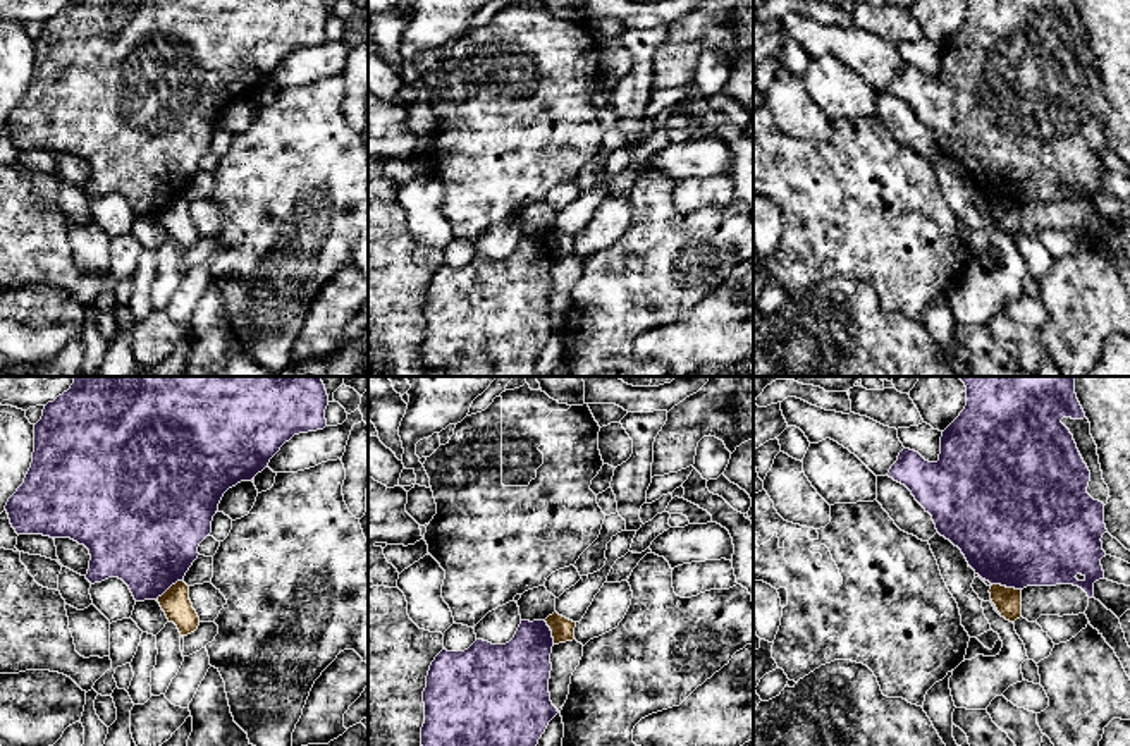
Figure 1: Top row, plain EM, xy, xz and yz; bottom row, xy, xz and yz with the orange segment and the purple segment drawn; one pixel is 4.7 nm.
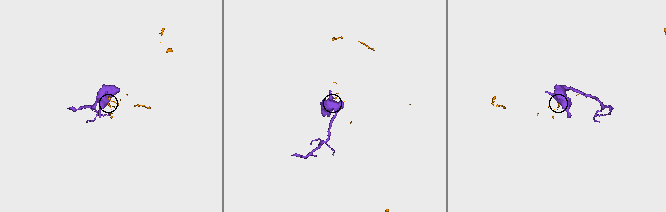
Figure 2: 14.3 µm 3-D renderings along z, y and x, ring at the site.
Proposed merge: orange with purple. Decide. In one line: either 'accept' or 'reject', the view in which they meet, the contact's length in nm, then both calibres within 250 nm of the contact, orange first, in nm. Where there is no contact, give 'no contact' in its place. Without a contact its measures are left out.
reject; contact in yz; length 140 nm; calibres 130 and 480 nm

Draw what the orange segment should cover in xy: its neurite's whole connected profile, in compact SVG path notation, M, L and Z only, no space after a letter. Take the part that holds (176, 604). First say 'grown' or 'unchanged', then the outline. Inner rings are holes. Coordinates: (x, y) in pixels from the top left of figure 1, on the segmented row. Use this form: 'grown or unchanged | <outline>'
unchanged | M184 581L172 584L157 600L165 612L169 622L174 622L181 636L194 633L200 626L200 617L189 600L189 586Z

